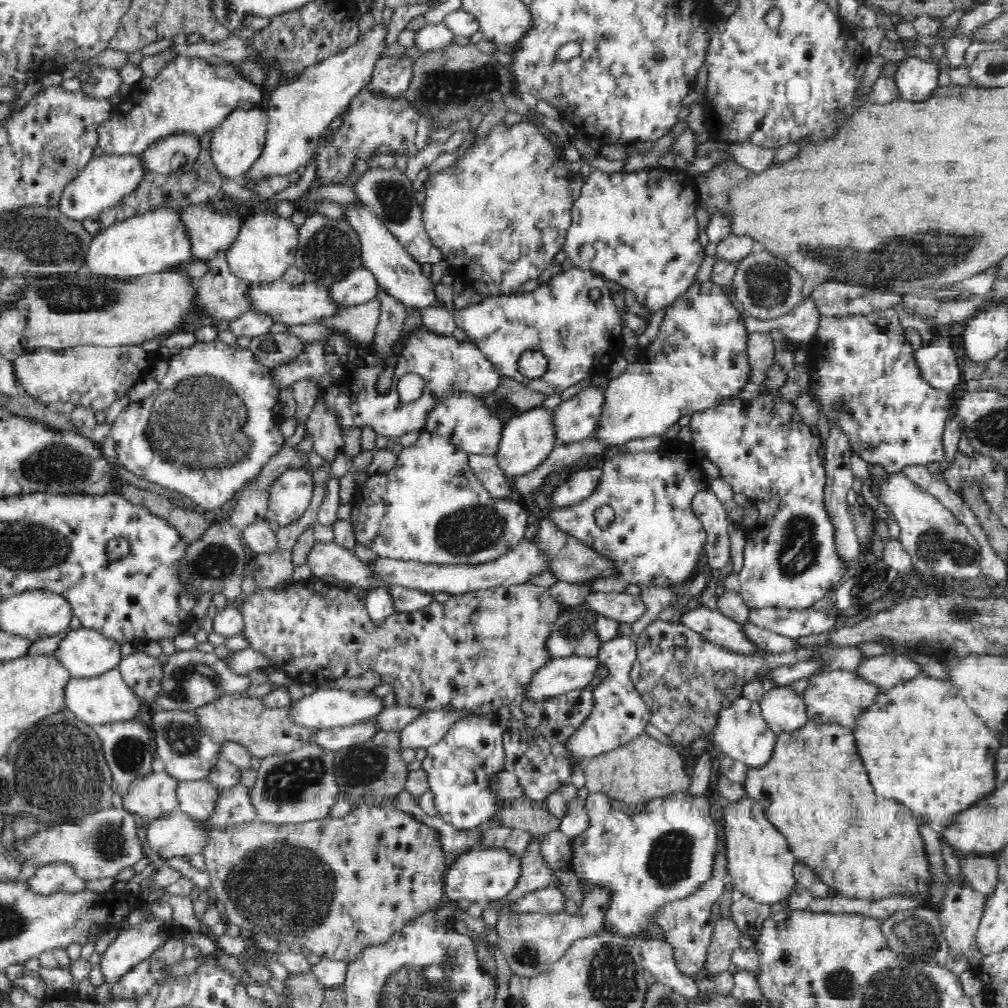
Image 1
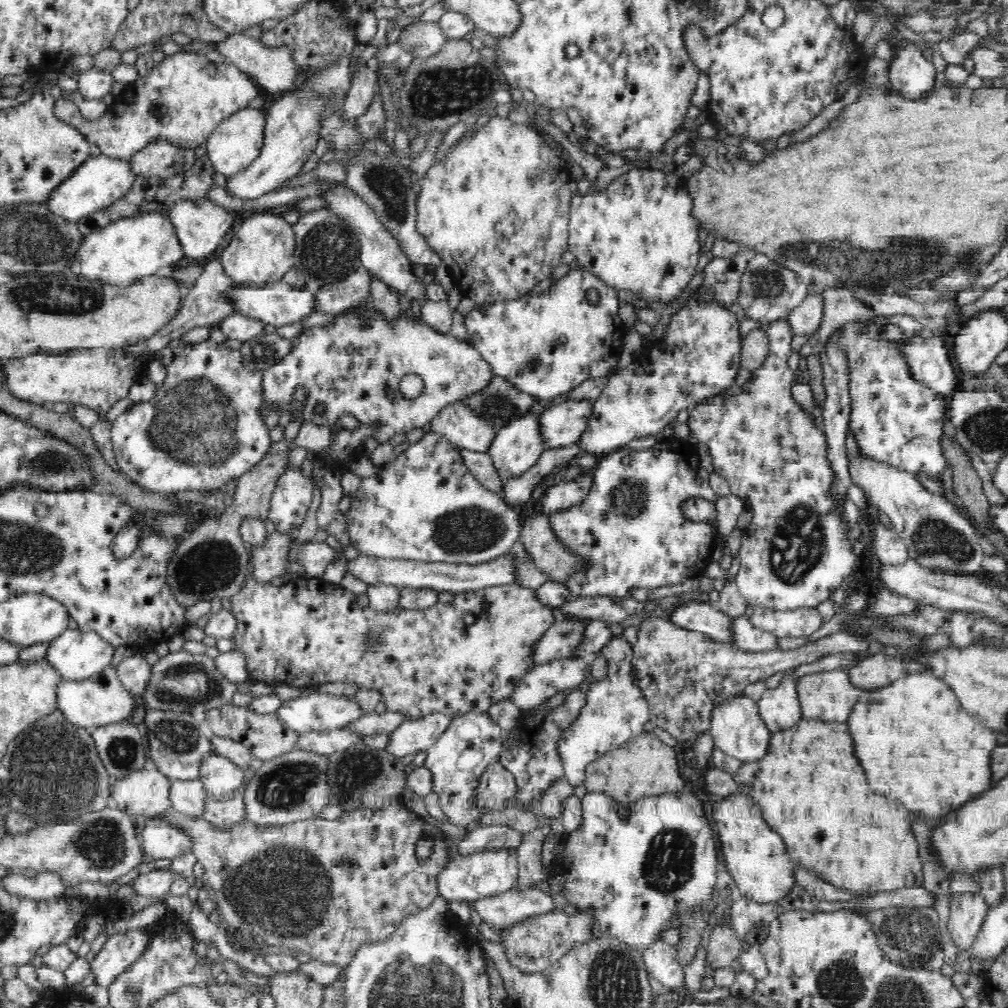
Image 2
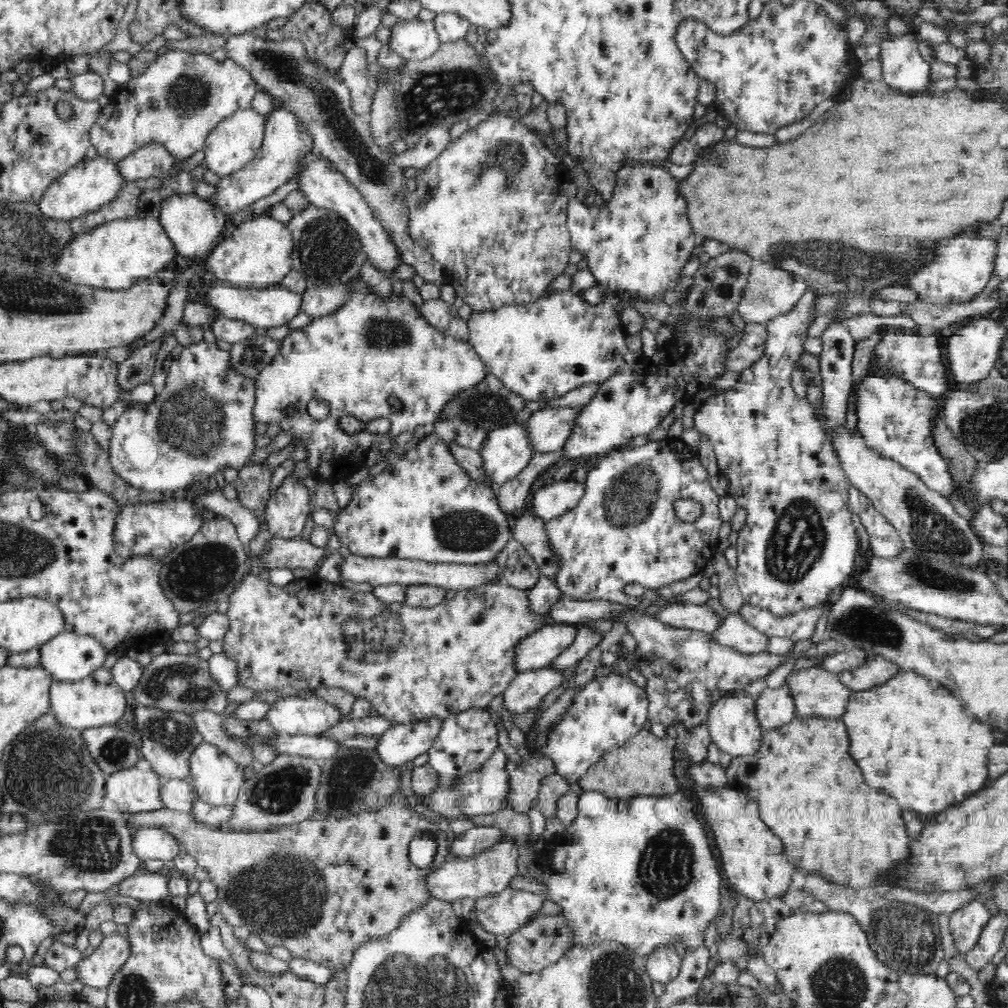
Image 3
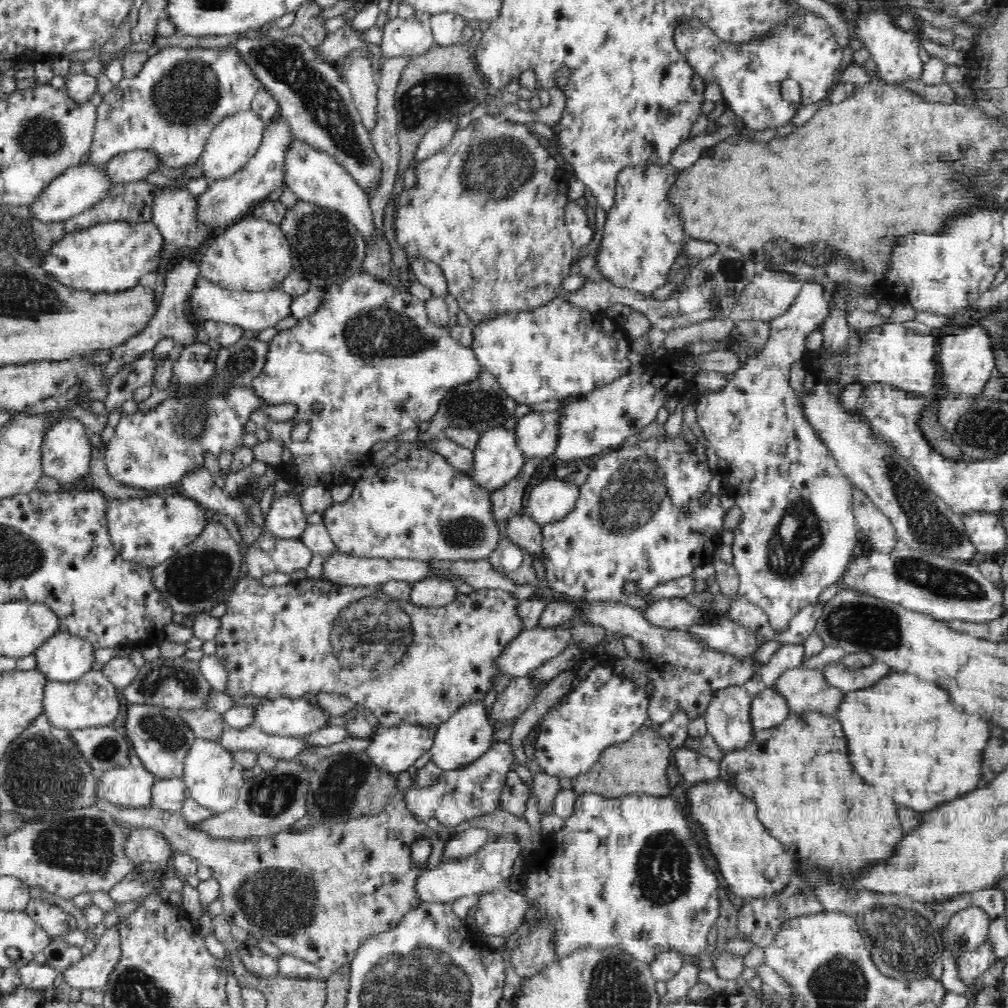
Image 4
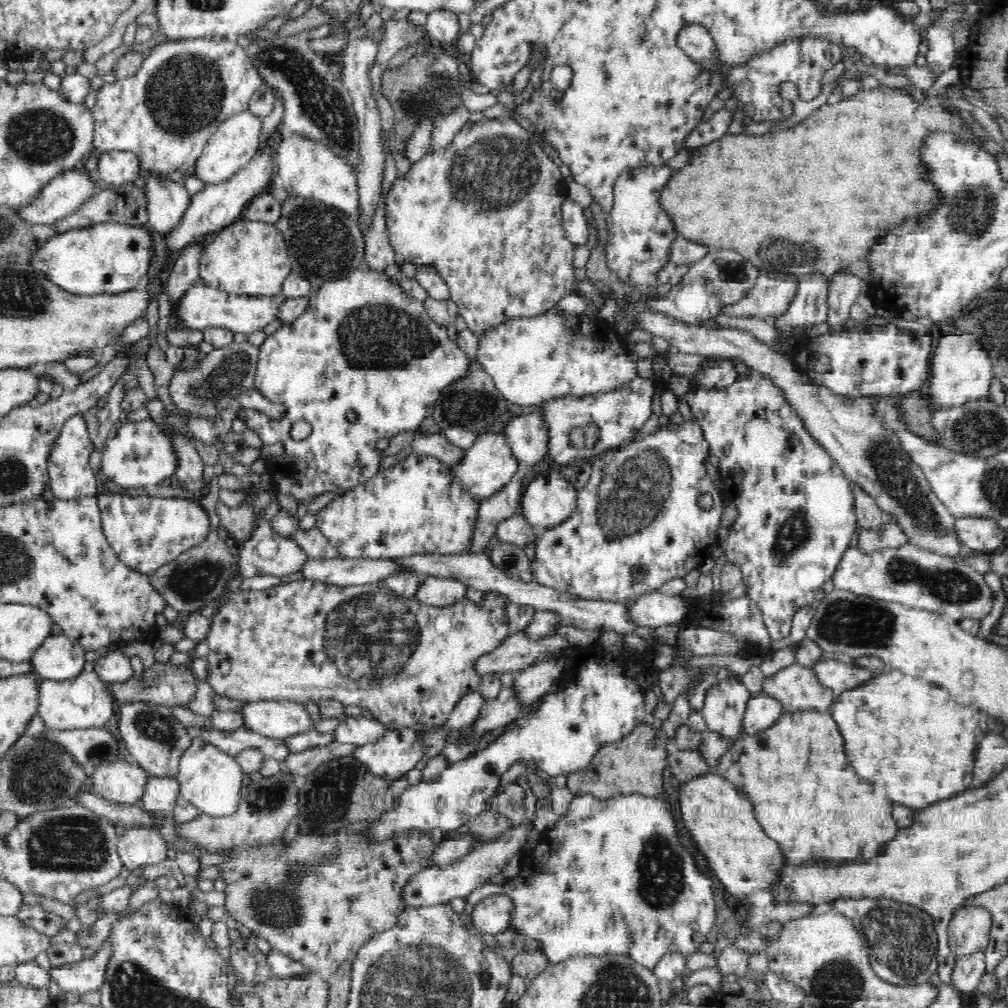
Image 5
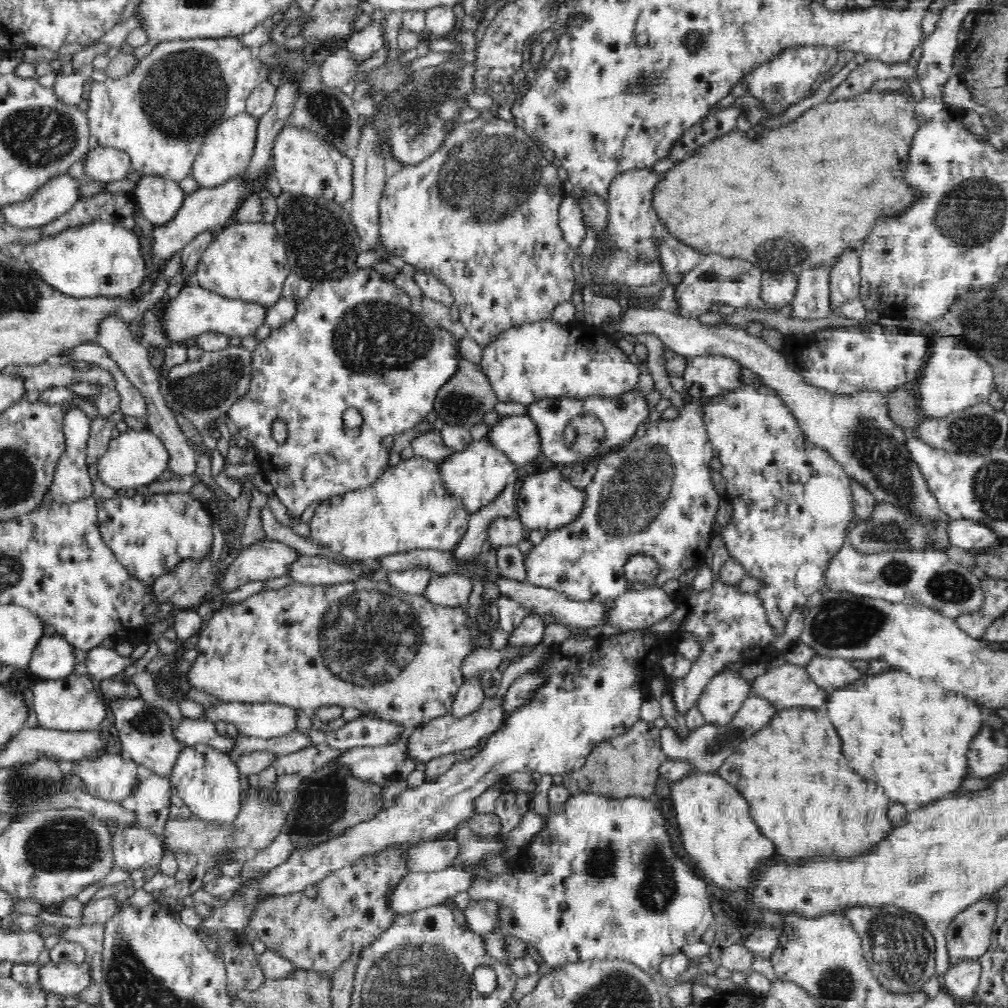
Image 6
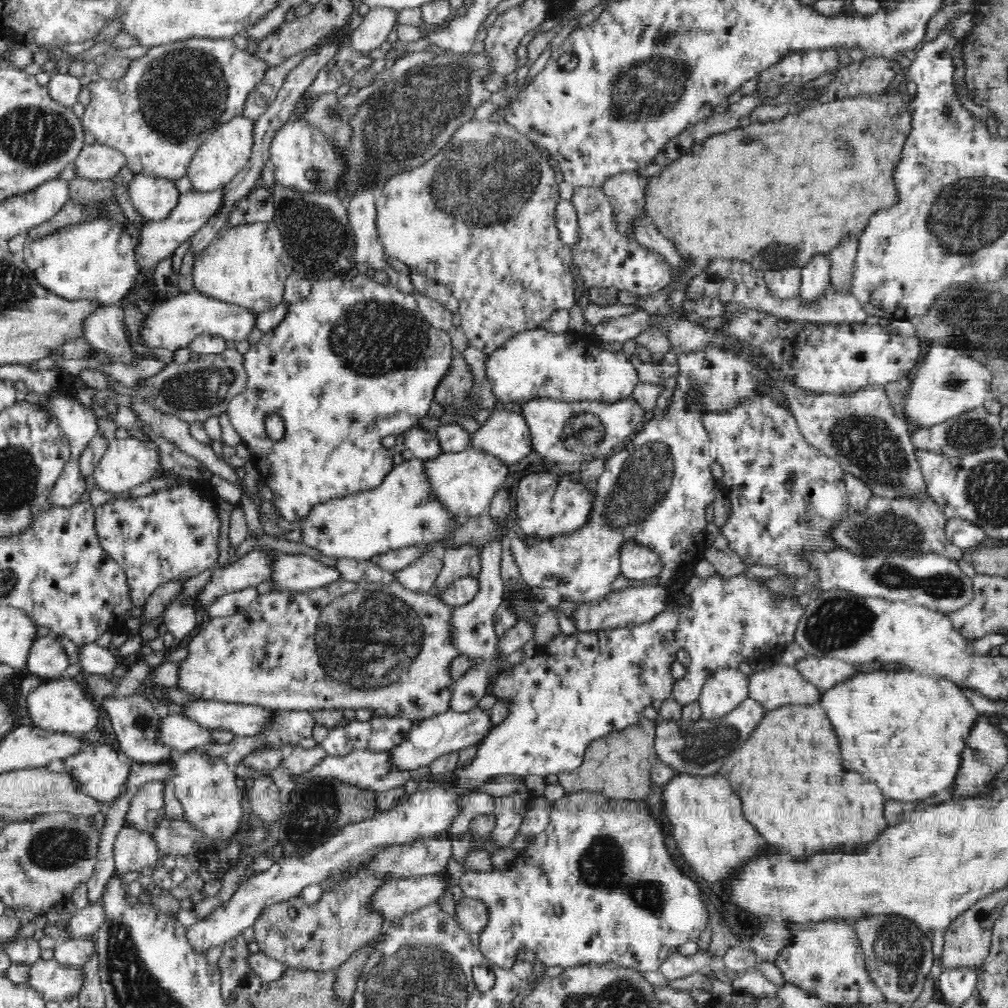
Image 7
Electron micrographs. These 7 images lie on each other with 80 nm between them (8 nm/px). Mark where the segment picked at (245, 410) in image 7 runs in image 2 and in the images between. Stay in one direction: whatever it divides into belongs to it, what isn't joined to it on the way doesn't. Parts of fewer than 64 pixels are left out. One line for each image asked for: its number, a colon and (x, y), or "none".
2: (346, 370)
3: (371, 359)
4: (370, 357)
5: (364, 345)
6: (361, 342)

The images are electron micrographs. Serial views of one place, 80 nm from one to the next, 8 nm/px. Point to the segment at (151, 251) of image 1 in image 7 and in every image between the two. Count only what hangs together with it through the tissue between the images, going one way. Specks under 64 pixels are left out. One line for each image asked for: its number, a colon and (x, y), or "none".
2: (129, 248)
3: (115, 255)
4: (112, 256)
5: (108, 258)
6: (99, 259)
7: (96, 260)

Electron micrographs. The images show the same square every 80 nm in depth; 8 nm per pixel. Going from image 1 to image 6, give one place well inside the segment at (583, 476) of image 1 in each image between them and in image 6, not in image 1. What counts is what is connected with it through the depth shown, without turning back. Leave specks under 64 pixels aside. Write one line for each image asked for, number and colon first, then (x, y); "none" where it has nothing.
2: (557, 498)
3: (552, 500)
4: (550, 500)
5: (549, 499)
6: (547, 501)

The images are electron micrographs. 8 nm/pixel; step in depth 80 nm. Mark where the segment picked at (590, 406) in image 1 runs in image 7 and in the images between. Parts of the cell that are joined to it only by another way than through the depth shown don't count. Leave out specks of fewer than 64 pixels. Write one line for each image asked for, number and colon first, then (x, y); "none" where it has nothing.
2: (563, 424)
3: (550, 428)
4: (538, 432)
5: (529, 435)
6: (517, 435)
7: (506, 434)

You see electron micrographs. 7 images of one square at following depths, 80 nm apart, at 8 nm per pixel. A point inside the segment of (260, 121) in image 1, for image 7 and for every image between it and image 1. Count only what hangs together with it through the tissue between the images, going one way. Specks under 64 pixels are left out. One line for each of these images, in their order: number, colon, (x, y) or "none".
2: (236, 142)
3: (230, 146)
4: (235, 140)
5: (236, 140)
6: (227, 150)
7: (226, 151)

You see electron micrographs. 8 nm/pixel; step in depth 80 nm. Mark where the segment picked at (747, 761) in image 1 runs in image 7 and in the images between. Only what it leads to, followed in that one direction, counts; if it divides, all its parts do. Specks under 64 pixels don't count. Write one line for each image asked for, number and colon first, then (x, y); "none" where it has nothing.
2: (737, 730)
3: (733, 725)
4: (728, 718)
5: (725, 707)
6: (722, 699)
7: (727, 688)

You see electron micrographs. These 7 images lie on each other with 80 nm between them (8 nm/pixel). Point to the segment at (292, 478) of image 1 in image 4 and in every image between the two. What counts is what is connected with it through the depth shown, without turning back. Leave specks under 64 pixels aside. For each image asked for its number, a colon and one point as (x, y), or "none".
2: (291, 498)
3: (287, 509)
4: (286, 518)

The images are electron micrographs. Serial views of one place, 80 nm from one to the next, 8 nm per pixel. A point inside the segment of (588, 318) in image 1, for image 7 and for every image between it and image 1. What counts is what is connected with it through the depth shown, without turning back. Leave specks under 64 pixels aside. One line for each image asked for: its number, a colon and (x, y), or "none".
2: (573, 339)
3: (542, 349)
4: (557, 350)
5: (555, 354)
6: (529, 362)
7: (538, 363)

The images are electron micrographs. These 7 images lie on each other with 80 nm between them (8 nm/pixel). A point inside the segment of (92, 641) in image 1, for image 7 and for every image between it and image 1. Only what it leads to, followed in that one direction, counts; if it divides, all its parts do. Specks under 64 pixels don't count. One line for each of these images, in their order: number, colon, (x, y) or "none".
2: (78, 654)
3: (71, 656)
4: (66, 657)
5: (60, 657)
6: (54, 658)
7: (48, 660)

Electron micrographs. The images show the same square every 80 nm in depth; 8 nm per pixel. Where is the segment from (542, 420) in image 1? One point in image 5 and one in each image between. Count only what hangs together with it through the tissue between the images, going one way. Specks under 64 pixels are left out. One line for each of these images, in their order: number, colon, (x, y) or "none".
2: (518, 445)
3: (508, 450)
4: (498, 458)
5: (489, 464)

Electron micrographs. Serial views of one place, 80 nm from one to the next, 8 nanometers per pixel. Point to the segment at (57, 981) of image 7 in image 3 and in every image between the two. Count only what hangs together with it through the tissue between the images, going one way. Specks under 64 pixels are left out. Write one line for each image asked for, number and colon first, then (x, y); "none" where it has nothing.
3: (97, 970)
4: (93, 971)
5: (87, 975)
6: (67, 979)

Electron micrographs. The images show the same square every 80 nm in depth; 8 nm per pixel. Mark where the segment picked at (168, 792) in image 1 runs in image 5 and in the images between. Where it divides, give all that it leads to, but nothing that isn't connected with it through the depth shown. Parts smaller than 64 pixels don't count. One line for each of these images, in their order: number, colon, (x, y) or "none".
2: (146, 795)
3: (136, 790)
4: (130, 786)
5: (124, 781)

